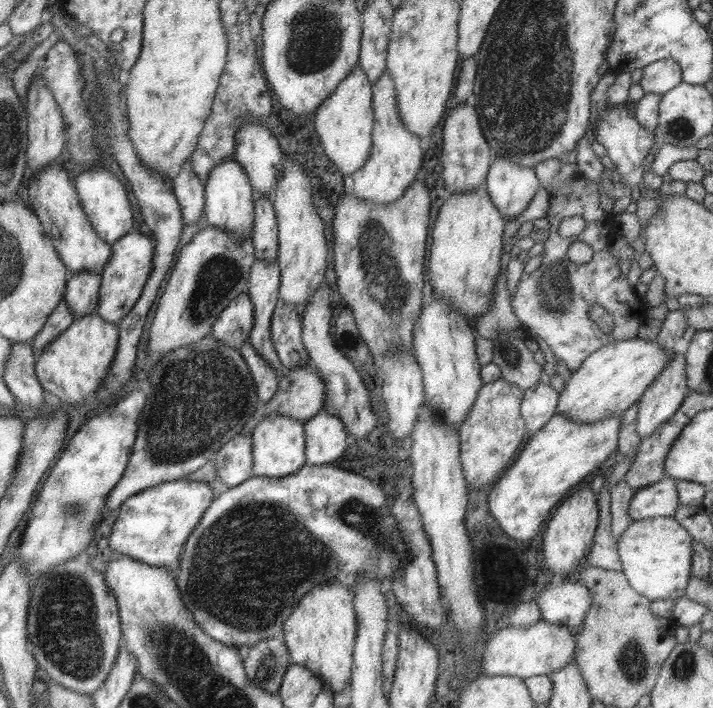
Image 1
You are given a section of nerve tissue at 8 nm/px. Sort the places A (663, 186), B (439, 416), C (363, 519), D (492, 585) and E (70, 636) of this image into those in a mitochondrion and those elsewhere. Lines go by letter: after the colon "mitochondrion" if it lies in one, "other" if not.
A: other
B: other
C: mitochondrion
D: other
E: mitochondrion

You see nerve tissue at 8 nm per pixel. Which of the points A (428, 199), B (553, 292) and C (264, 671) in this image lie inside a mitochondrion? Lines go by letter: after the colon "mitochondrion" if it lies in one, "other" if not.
A: other
B: mitochondrion
C: mitochondrion

